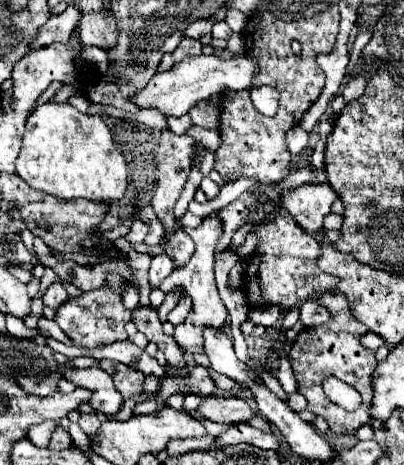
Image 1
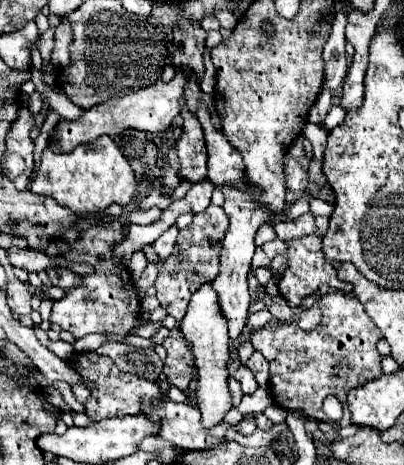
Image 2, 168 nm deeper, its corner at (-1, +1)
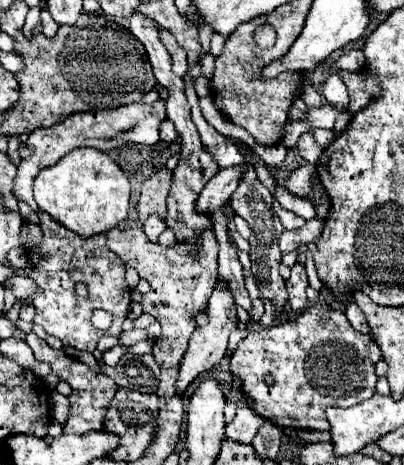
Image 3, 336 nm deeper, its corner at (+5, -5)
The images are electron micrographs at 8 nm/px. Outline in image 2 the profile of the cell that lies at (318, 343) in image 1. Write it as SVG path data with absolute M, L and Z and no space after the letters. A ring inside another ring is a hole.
M336 290L334 294L324 294L320 298L320 310L322 324L312 332L304 332L296 326L296 322L290 322L252 330L248 338L254 350L260 352L270 364L268 386L274 404L288 412L298 412L308 420L328 422L338 430L350 424L350 410L346 404L348 390L382 376L382 358L376 350L378 340L382 340L382 332L370 320L354 294L342 294ZM326 396L336 396L344 406L344 414L338 422L332 422L322 412L322 400Z

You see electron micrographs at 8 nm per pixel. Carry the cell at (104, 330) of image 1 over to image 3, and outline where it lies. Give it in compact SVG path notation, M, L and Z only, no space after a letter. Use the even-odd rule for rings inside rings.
M40 212L40 226L44 238L36 248L28 250L28 266L24 268L28 276L38 284L38 292L36 296L32 296L32 304L36 308L34 322L40 324L46 334L62 340L62 344L94 352L96 342L104 334L122 332L122 322L128 316L132 298L130 288L124 280L124 262L106 246L104 232L90 238L82 238L44 212ZM76 282L84 282L88 286L86 298L76 296ZM96 308L102 308L112 314L112 326L106 332L94 328L90 322L90 316Z

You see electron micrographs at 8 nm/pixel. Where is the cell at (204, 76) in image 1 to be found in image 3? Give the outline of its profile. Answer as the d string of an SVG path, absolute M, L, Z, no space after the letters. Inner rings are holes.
M158 98L152 104L134 102L134 104L114 108L114 110L77 112L72 114L70 118L66 118L64 122L54 124L52 128L38 128L26 140L26 144L34 148L34 154L30 158L20 160L18 176L14 180L14 190L12 192L18 200L24 200L28 206L38 210L38 206L34 202L34 196L32 196L32 182L34 182L34 176L42 168L56 164L62 156L66 156L74 148L82 148L82 146L90 146L90 148L96 148L96 150L102 150L102 152L108 152L112 148L118 148L118 146L127 143L152 146L160 140L160 124L164 120L166 120L166 106L164 106L164 100Z

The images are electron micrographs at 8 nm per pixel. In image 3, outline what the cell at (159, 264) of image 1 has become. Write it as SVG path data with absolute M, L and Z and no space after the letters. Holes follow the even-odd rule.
M150 216L146 222L144 222L144 232L146 232L146 236L148 236L148 240L152 242L152 244L156 244L158 242L158 238L160 238L160 234L166 230L166 224L158 218L158 216Z

